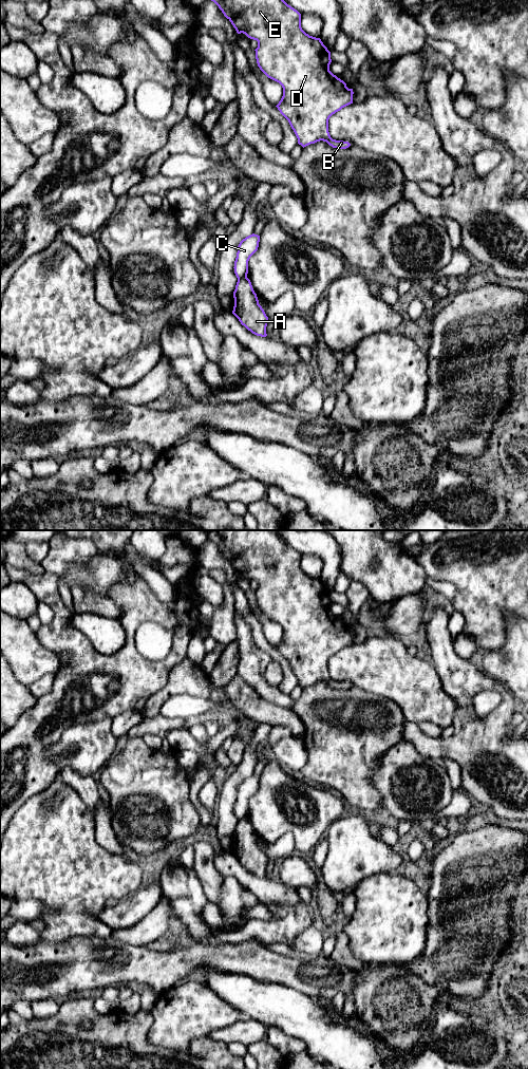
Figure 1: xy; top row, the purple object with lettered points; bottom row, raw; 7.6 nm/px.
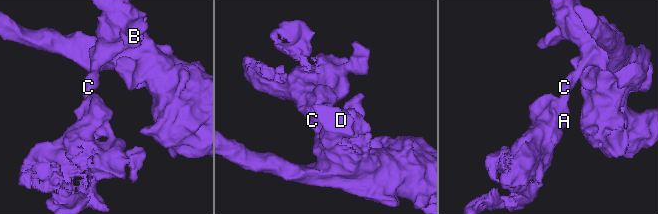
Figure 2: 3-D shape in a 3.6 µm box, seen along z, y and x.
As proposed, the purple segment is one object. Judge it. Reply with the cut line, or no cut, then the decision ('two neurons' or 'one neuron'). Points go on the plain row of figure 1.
cut in xy along (246, 817), (238, 820); two neurons

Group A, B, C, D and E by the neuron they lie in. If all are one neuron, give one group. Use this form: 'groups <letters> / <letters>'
groups A / B C D E

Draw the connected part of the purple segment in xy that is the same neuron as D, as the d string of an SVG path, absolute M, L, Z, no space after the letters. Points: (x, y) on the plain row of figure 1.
M207 530L207 539L213 542L219 549L222 551L224 557L231 563L233 568L235 569L238 575L245 575L248 579L258 582L258 588L256 592L256 600L258 607L260 611L270 620L279 623L283 629L283 637L279 644L276 646L280 654L288 661L291 670L294 671L297 679L298 684L301 686L303 689L315 684L317 682L323 681L326 682L329 687L336 690L346 690L351 687L348 682L343 681L336 681L333 680L328 673L328 660L329 658L335 655L336 653L340 652L342 649L353 644L353 630L348 630L346 624L334 616L329 612L329 605L332 603L331 600L331 593L327 588L323 585L320 579L316 579L306 575L301 568L301 555L288 546L278 534L277 530Z

